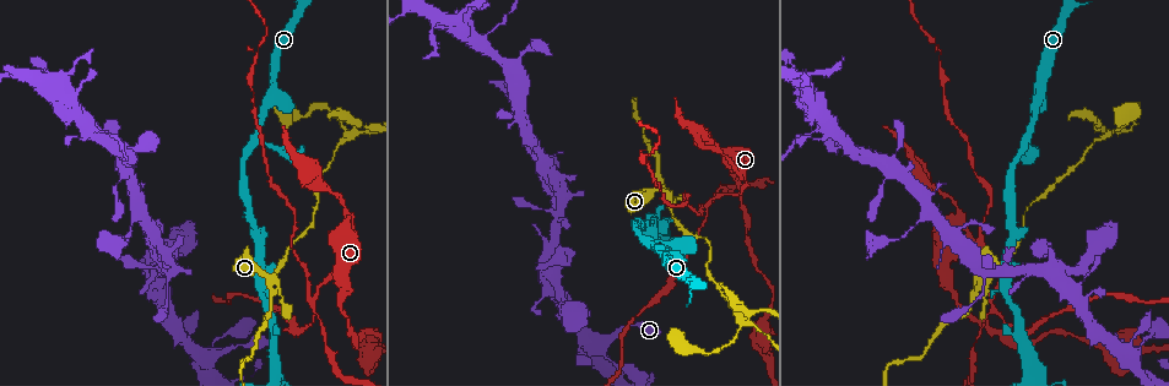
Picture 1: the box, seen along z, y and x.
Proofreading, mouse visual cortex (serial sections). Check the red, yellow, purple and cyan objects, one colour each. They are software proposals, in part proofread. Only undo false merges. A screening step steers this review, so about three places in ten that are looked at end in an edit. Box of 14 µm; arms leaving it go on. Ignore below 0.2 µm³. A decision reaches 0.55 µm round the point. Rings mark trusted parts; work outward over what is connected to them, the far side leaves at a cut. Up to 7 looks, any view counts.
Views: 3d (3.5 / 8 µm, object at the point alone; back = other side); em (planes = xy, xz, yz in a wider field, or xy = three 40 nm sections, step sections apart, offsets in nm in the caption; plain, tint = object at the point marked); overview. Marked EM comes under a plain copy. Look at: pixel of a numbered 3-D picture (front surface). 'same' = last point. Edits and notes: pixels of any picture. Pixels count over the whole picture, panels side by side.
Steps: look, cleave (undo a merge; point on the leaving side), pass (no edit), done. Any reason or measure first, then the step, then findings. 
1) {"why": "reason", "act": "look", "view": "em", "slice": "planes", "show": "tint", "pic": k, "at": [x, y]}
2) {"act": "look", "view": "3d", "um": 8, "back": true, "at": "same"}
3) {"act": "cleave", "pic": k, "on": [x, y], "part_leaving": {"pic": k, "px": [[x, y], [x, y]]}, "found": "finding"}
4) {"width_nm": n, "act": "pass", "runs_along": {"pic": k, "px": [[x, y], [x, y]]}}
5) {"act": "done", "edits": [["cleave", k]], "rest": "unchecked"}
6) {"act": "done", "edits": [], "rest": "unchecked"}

{"why": "a fork", "act": "look", "view": "3d", "um": 3.5, "pic": 1, "at": [269, 277]}

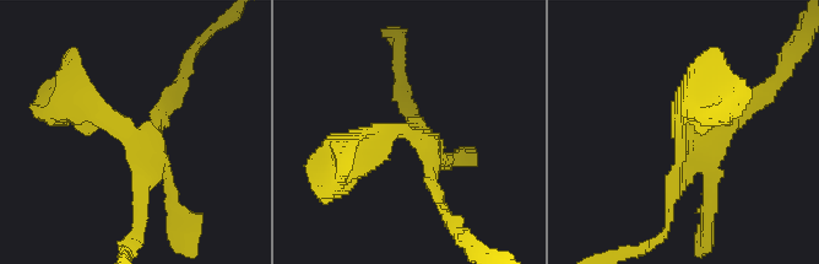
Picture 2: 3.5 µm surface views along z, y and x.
{"act": "look", "view": "em", "slice": "xy", "step": 3, "show": "tint", "pic": 2, "at": [406, 134]}

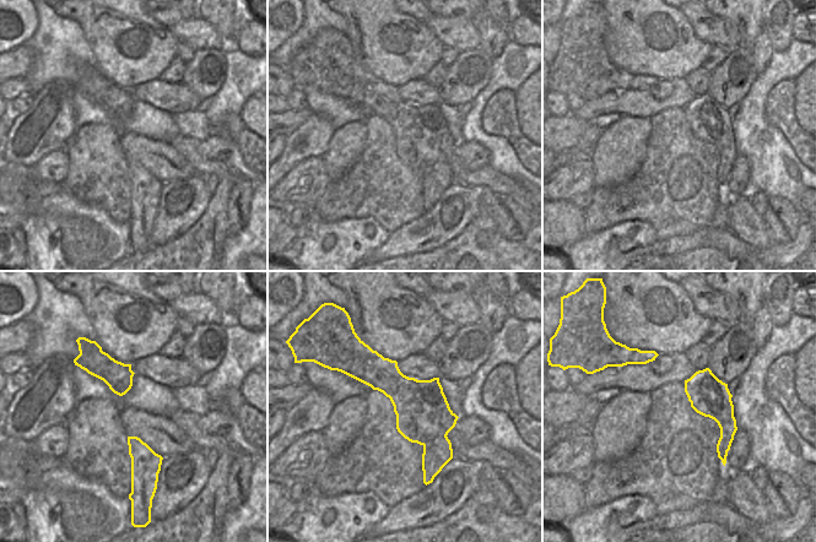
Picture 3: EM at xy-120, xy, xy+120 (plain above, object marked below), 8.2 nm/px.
{"width_nm": 440, "act": "pass", "runs_along": {"pic": 2, "px": [[341, 156], [405, 130], [438, 194]]}, "found": "all the same cell"}

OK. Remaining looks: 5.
{"why": "abrupt turn", "act": "look", "view": "3d", "um": 3.5, "back": true, "pic": 1, "at": [744, 170]}

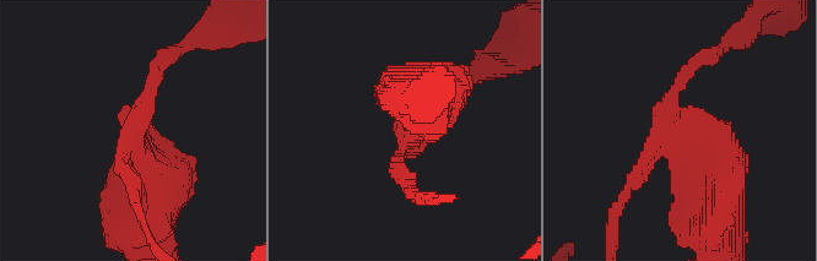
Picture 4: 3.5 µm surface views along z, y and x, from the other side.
{"arms": 3, "arm_widths_nm": [150, 200, 700], "act": "look", "view": "em", "slice": "xy", "step": 5, "show": "tint", "pic": 4, "at": [138, 150]}

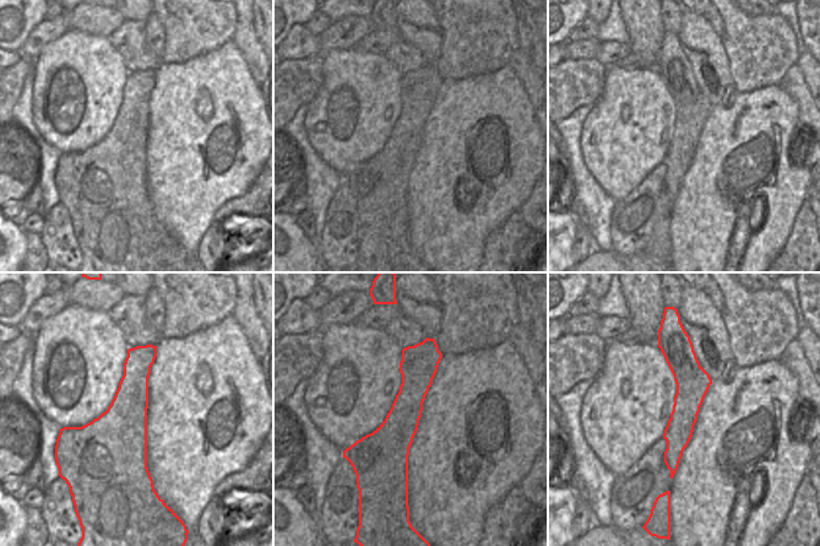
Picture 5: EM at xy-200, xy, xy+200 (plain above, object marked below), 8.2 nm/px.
{"act": "cleave", "pic": 4, "on": [157, 68], "part_leaving": {"pic": 4, "px": [[655, 145], [611, 216], [615, 230]]}, "found": "two cells meet here"}

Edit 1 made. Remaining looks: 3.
{"act": "look", "view": "overview"}

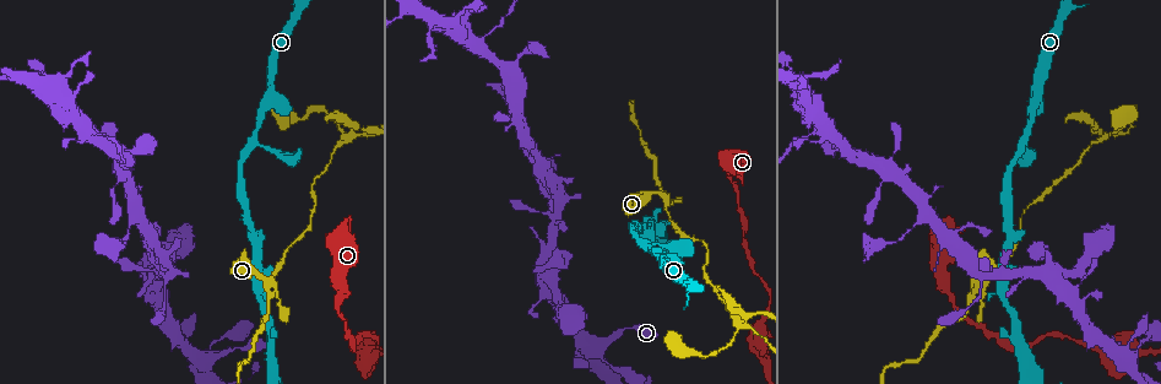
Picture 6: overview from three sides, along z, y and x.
{"why": "narrows sharply", "act": "look", "view": "3d", "um": 3.5, "pic": 6, "at": [1103, 134]}

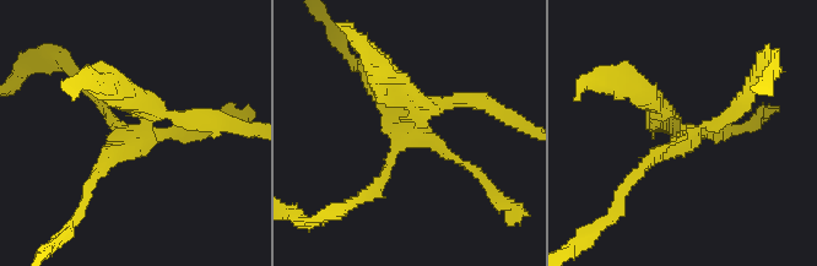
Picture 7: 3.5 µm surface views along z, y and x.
{"why": "now the EM", "act": "look", "view": "em", "slice": "xy", "step": 3, "show": "tint", "pic": 7, "at": [688, 138]}

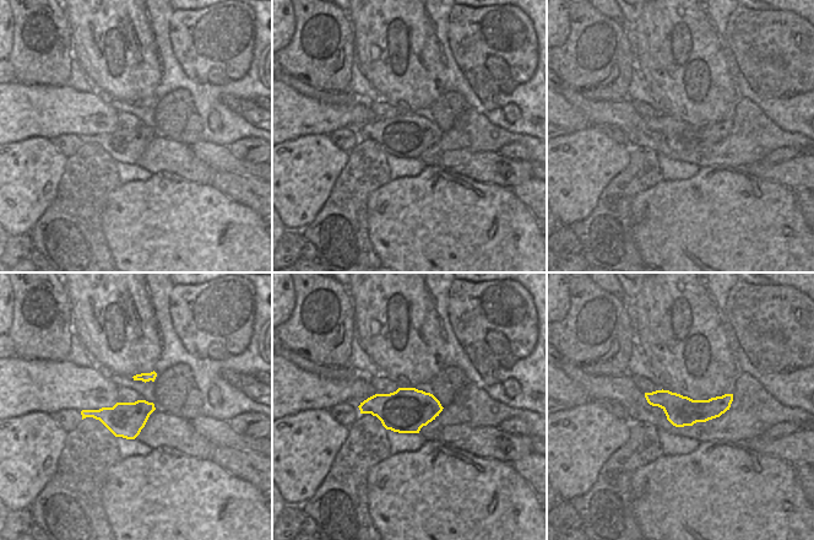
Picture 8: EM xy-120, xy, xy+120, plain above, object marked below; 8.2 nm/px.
{"act": "pass", "found": "all the same cell"}

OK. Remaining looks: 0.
{"act": "done", "edits": [["cleave", 4]], "rest": "unchecked"}

